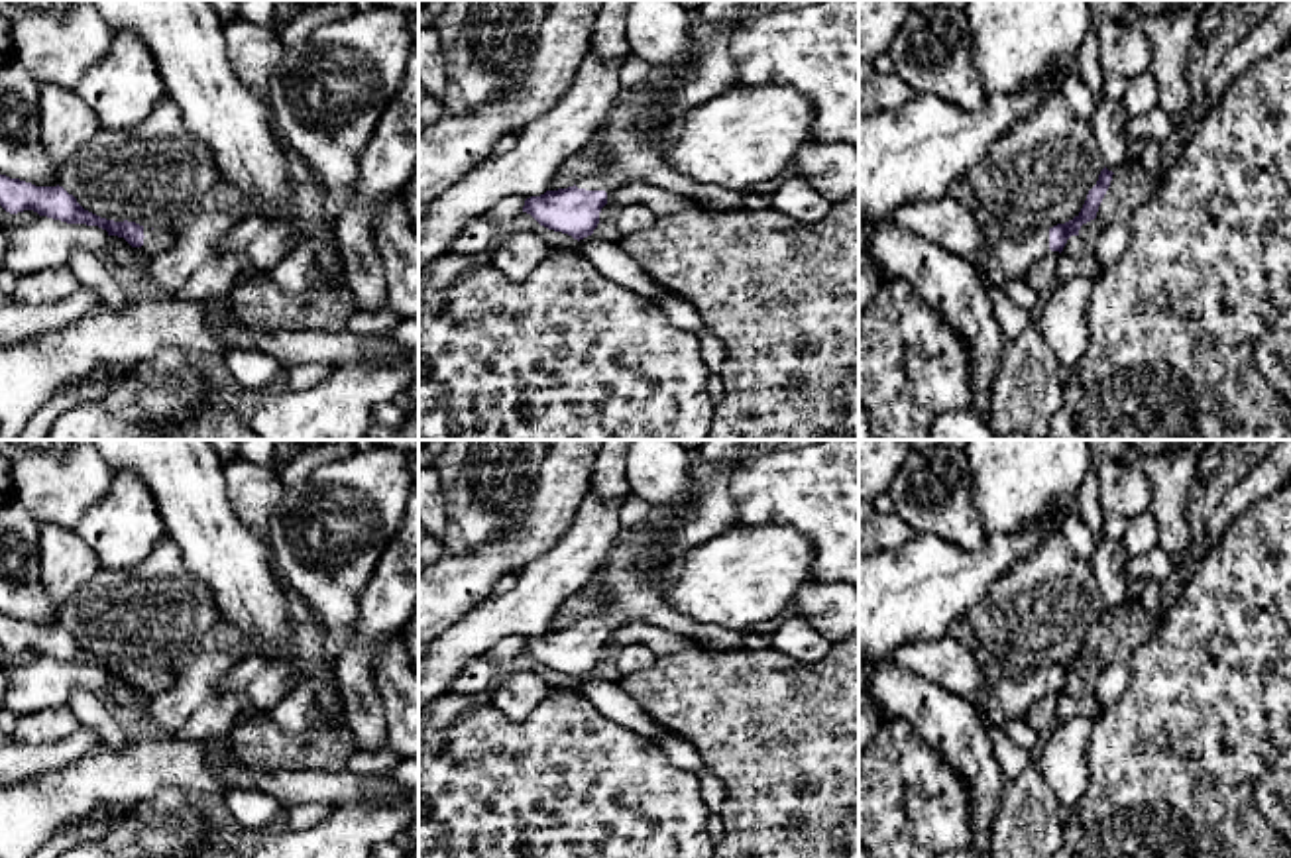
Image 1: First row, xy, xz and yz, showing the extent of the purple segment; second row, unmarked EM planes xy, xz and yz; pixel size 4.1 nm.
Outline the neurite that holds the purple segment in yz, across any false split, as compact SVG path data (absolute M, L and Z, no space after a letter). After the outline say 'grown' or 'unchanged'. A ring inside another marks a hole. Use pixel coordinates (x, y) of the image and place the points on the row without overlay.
M1100 611L1096 624L1089 630L1081 652L1053 668L1039 668L1022 677L988 677L982 693L973 699L982 726L1002 728L1010 719L1026 719L1030 707L1049 691L1063 691L1071 675L1079 675L1083 664L1096 658L1098 646L1110 626L1112 611Z; grown

